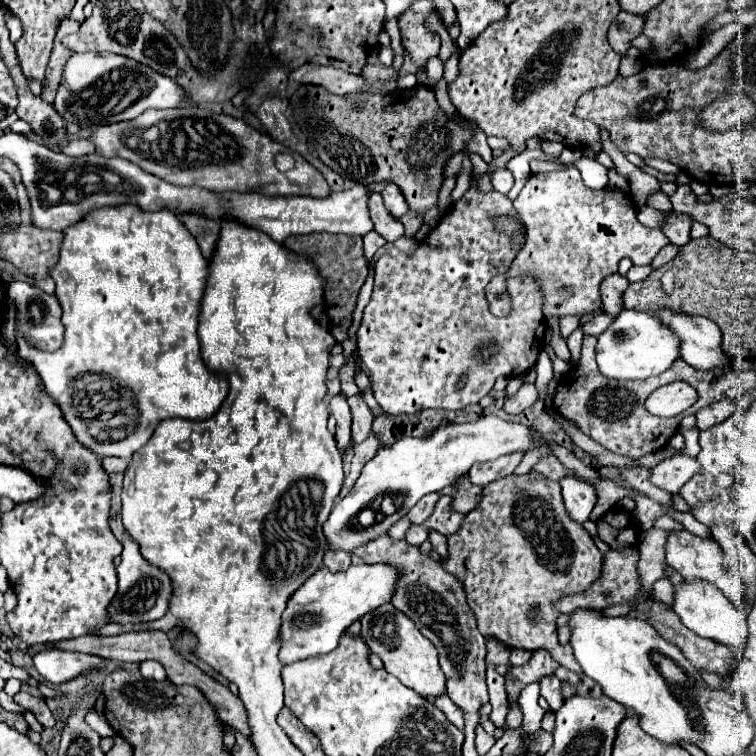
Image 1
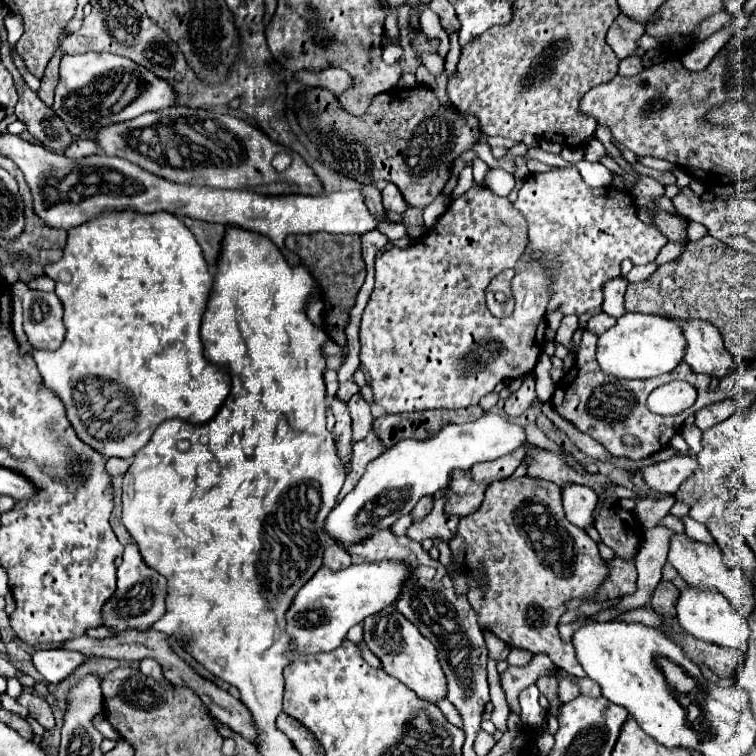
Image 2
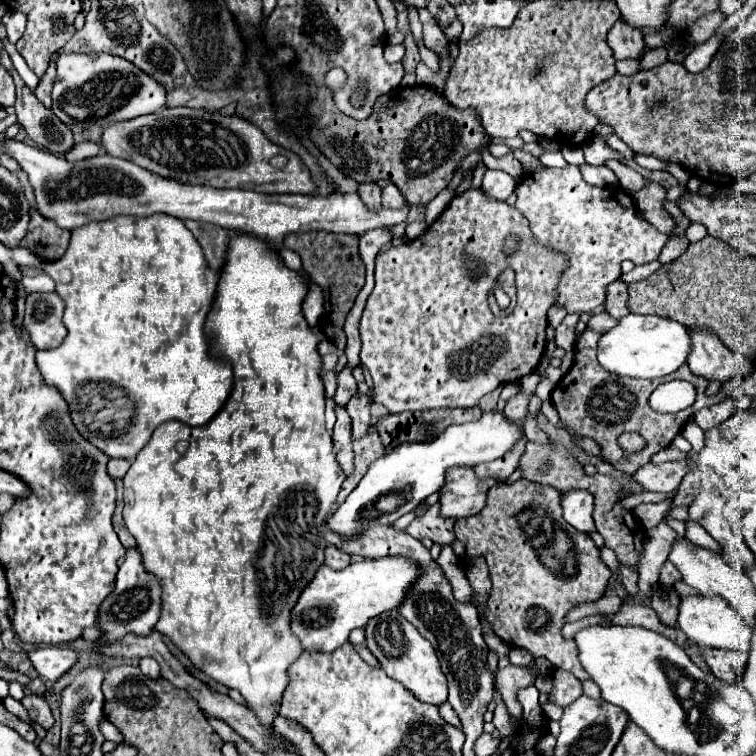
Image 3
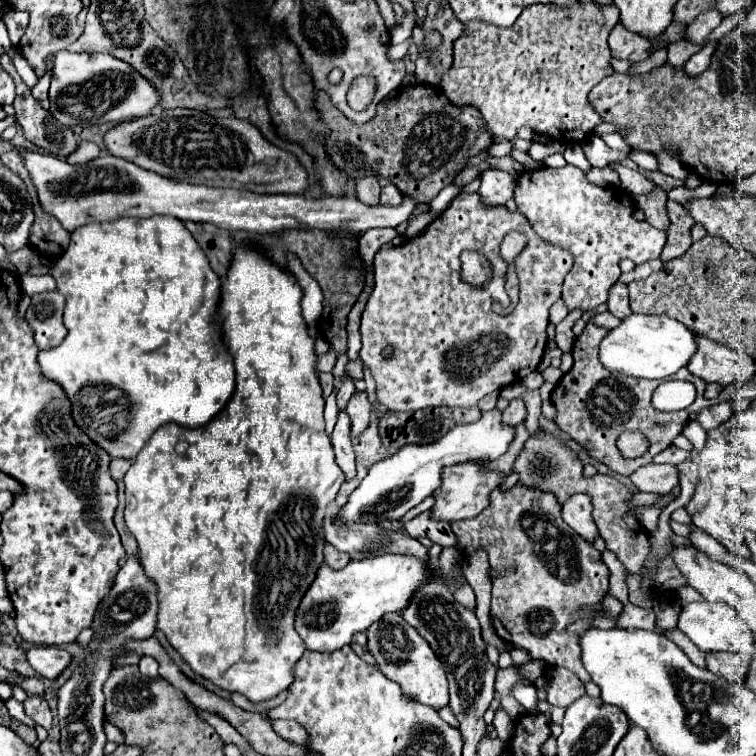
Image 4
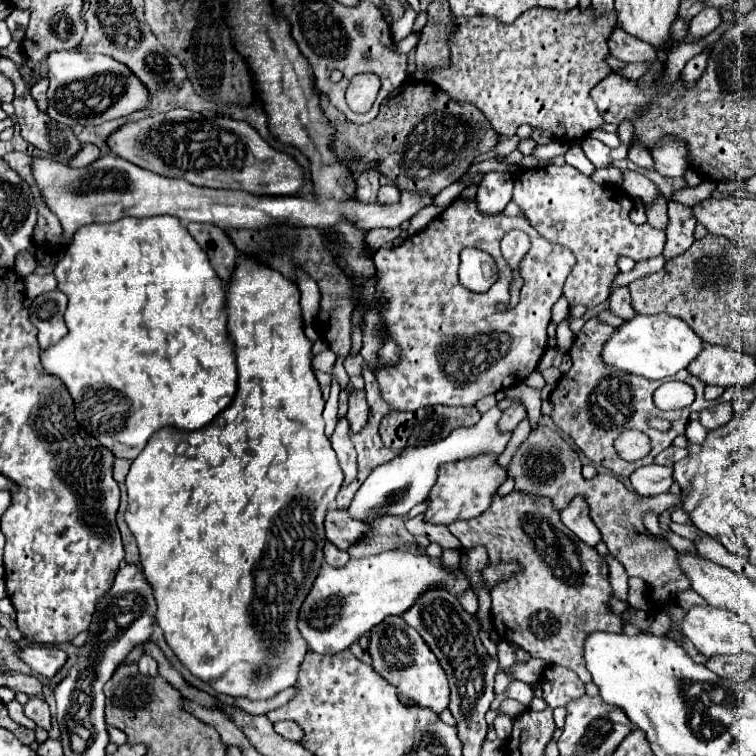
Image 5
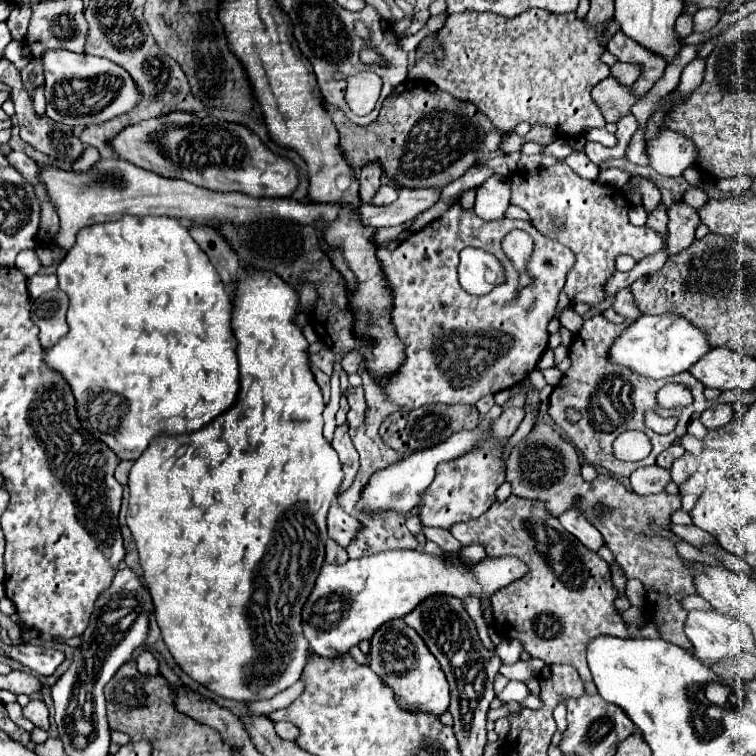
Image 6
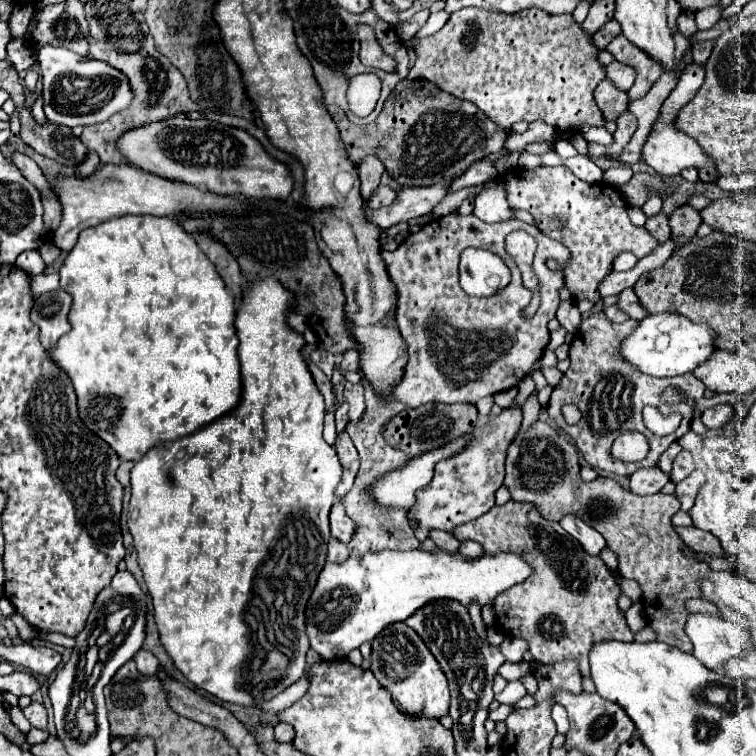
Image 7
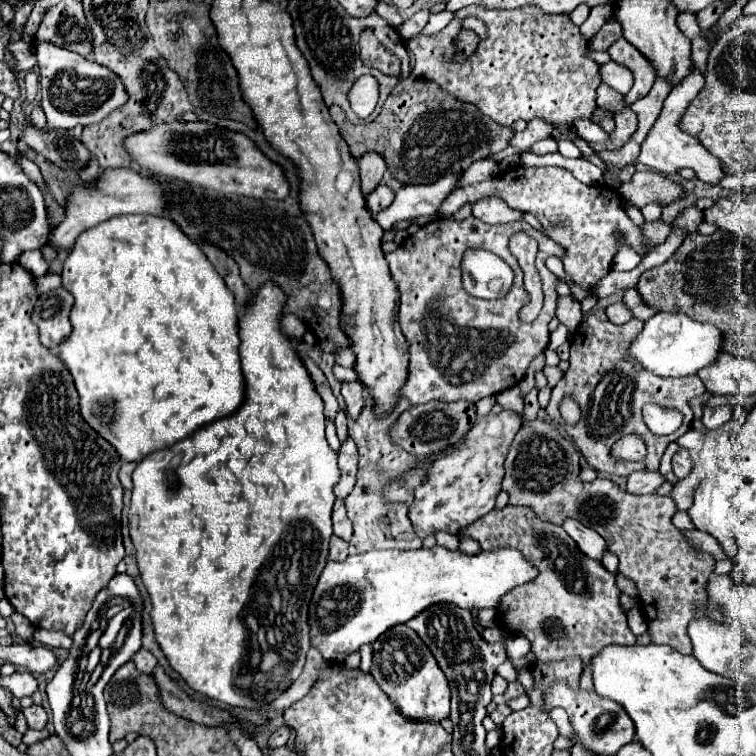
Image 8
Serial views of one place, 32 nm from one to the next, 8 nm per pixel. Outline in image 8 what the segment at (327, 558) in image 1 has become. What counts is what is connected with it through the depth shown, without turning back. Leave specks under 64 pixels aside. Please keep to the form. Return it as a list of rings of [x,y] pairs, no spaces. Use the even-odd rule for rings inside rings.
[[[332,536],[330,538],[330,554],[328,554],[328,560],[344,560],[348,556],[348,542],[338,538],[338,536]]]

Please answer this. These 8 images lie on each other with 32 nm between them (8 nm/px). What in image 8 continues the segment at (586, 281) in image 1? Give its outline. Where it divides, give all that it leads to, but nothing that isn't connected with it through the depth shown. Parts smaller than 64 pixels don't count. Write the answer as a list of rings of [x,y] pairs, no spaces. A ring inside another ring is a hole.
[[[514,166],[506,172],[502,172],[500,176],[492,178],[492,180],[484,180],[484,182],[478,182],[478,184],[470,184],[470,186],[464,186],[464,188],[458,188],[456,192],[452,192],[444,204],[440,206],[438,210],[438,216],[444,216],[444,214],[454,214],[458,212],[464,204],[470,204],[474,206],[478,200],[486,198],[486,196],[500,196],[510,208],[514,210],[522,210],[522,212],[530,212],[534,214],[540,224],[548,230],[550,238],[556,240],[564,250],[566,250],[566,274],[580,286],[586,286],[586,288],[594,288],[594,284],[606,276],[610,272],[610,264],[612,264],[612,258],[618,250],[618,242],[616,238],[612,236],[614,230],[620,230],[624,232],[624,238],[626,242],[638,252],[638,254],[646,254],[644,250],[644,236],[640,232],[640,228],[626,216],[624,212],[624,204],[622,204],[622,198],[616,190],[610,190],[606,184],[598,184],[598,186],[588,186],[588,184],[582,184],[580,180],[576,180],[572,176],[570,170],[566,168],[560,168],[560,166],[544,166],[544,168],[524,168],[524,166]]]

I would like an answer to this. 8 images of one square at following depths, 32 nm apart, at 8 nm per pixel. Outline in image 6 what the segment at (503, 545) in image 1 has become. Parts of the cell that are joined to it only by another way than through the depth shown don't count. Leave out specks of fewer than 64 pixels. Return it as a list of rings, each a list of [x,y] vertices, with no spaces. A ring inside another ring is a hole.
[[[510,496],[502,504],[494,502],[480,518],[454,524],[452,536],[462,544],[480,542],[488,556],[512,554],[530,566],[530,572],[522,580],[492,596],[492,610],[496,630],[504,638],[524,642],[524,650],[532,658],[540,658],[546,664],[572,664],[582,680],[588,682],[588,640],[596,636],[630,638],[628,624],[614,608],[618,590],[612,584],[610,566],[566,532],[538,500]]]

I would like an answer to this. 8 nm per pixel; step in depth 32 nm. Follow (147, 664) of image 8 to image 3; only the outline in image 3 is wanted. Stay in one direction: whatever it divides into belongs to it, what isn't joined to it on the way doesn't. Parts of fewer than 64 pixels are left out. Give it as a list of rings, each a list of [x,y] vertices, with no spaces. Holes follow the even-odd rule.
[[[142,658],[140,660],[140,670],[148,678],[158,678],[160,676],[160,666],[158,666],[158,662],[154,658]]]

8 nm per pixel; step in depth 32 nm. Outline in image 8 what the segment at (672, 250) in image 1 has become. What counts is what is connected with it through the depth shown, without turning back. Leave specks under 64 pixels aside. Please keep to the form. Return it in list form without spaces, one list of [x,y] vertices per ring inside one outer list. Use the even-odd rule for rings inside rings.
[[[688,208],[688,210],[684,210],[684,212],[676,218],[674,226],[684,228],[684,230],[688,230],[688,232],[692,234],[692,232],[696,232],[696,228],[698,228],[698,224],[700,224],[702,220],[704,220],[704,214],[702,214],[698,208]]]

